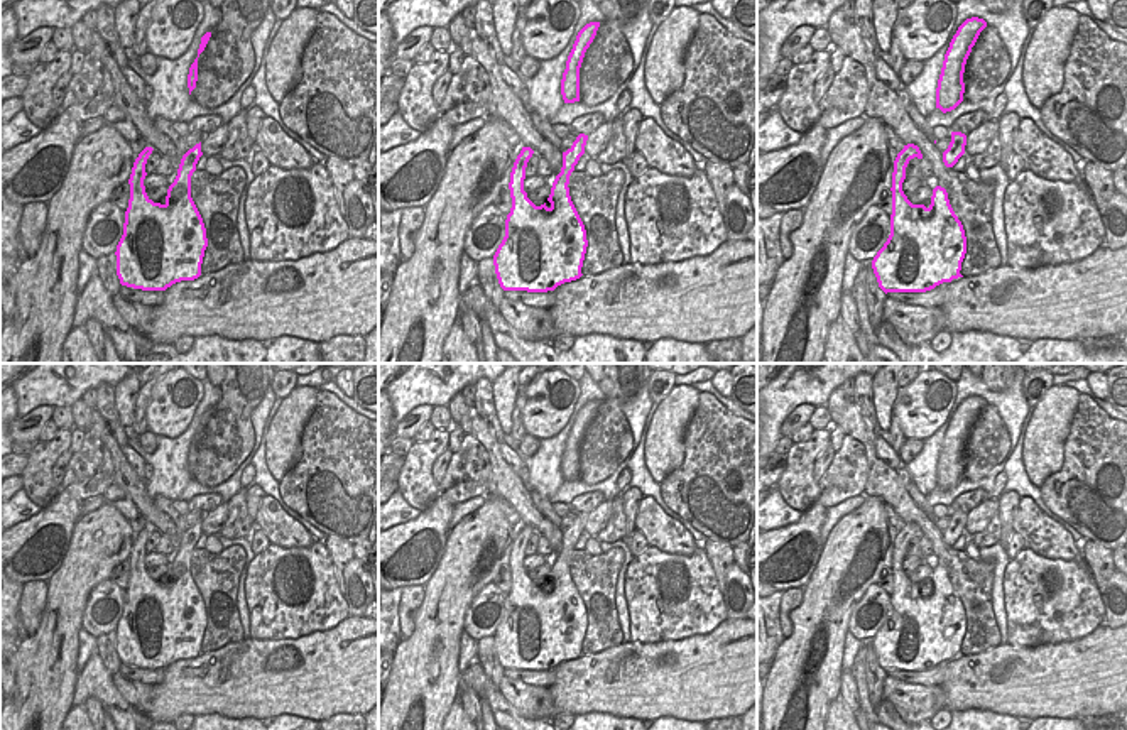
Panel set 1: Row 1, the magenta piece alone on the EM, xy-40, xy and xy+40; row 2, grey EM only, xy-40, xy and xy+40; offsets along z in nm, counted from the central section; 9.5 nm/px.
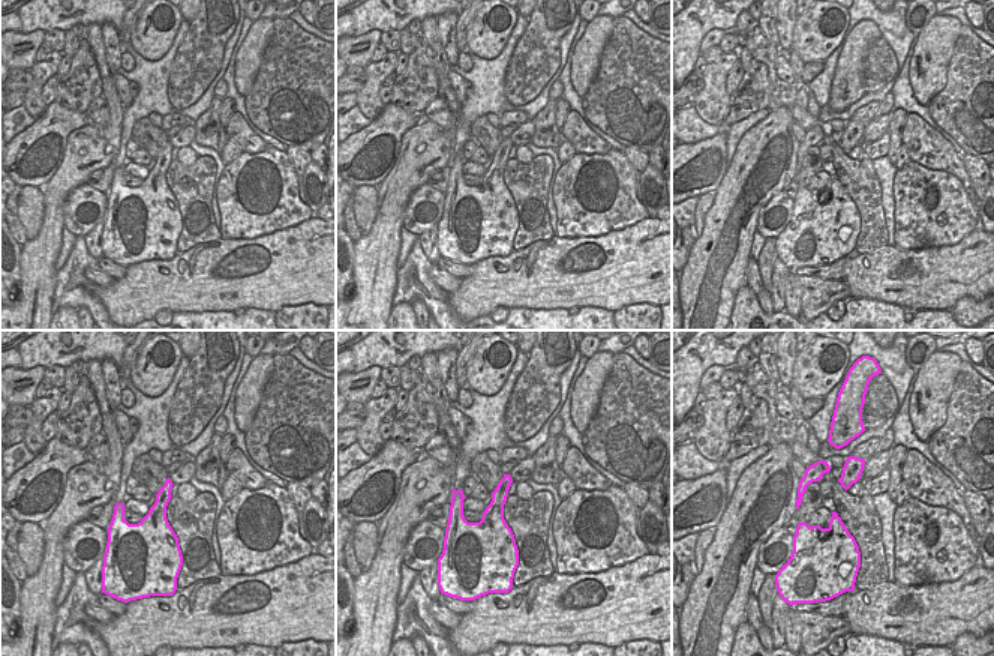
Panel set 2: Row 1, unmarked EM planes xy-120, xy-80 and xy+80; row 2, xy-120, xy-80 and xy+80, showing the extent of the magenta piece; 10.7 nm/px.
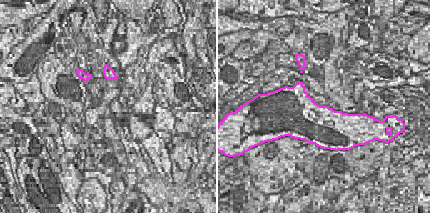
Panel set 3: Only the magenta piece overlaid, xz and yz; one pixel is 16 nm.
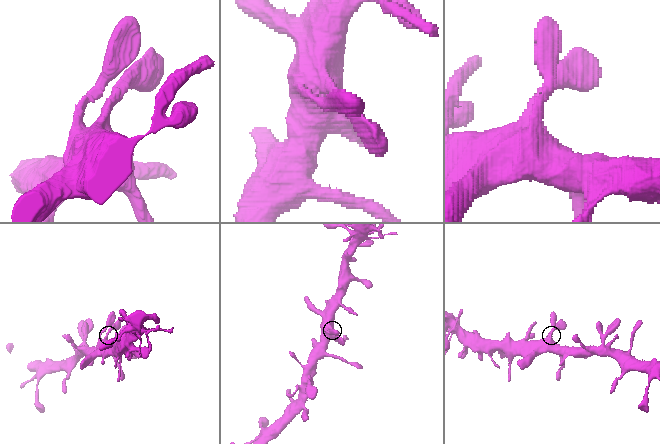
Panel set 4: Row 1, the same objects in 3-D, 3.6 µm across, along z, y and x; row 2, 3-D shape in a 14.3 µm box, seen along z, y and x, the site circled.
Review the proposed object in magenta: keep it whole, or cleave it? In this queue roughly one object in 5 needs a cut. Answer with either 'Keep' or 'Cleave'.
Keep

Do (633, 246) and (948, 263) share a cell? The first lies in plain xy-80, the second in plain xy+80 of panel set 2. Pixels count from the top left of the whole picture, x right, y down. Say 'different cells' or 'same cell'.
same cell

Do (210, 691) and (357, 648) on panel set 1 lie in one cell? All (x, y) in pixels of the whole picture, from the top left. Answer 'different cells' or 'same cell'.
same cell

